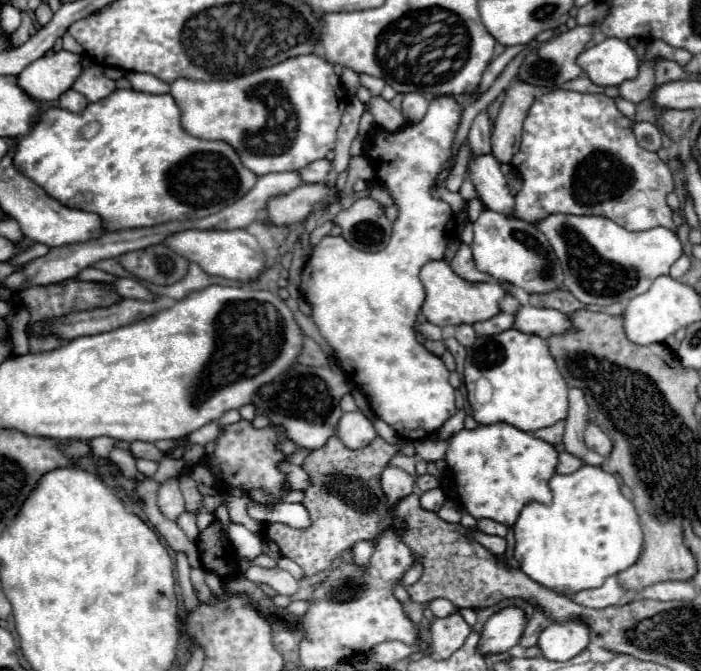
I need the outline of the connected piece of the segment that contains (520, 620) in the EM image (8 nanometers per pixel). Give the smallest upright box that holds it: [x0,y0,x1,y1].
[479,606,527,654]

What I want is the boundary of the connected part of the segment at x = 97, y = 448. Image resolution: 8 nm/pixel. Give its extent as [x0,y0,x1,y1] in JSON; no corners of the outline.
[91,438,117,458]

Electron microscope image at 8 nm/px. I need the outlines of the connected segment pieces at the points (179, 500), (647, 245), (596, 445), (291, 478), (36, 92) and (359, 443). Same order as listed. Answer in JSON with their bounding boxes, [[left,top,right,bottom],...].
[[157,478,185,522],[537,214,683,306],[585,422,613,458],[281,464,309,490],[19,50,91,102],[337,412,377,450]]

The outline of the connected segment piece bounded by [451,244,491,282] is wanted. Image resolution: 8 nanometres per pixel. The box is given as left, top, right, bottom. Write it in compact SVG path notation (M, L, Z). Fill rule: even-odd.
M461 244L461 248L457 250L455 258L451 260L451 268L457 276L469 280L469 282L489 282L491 276L477 270L475 262L473 262L473 254L471 254L471 248L467 244Z

